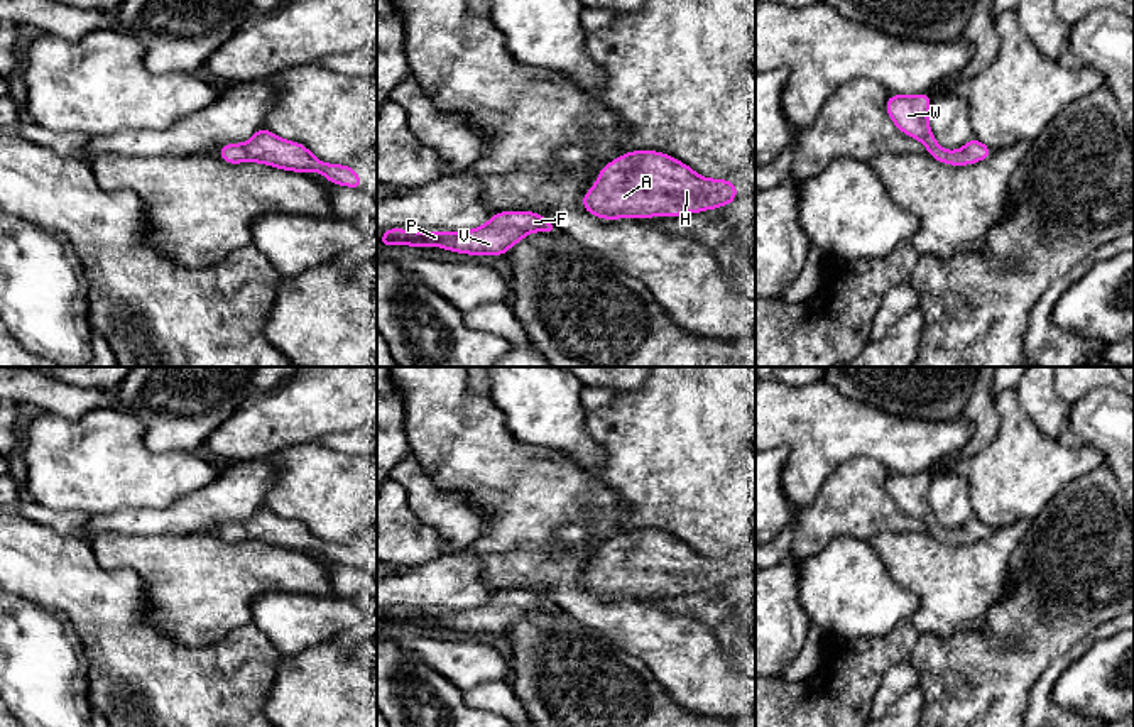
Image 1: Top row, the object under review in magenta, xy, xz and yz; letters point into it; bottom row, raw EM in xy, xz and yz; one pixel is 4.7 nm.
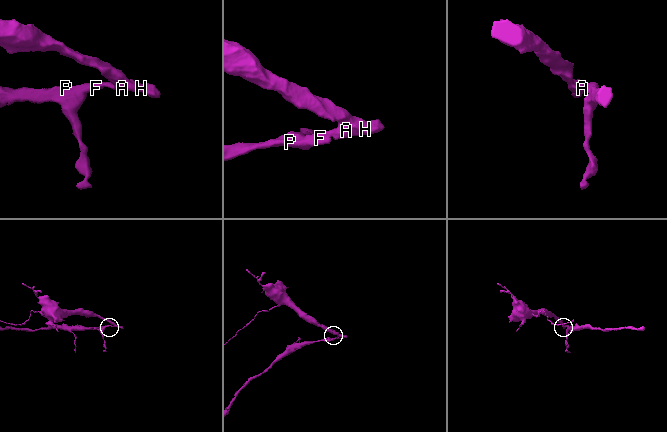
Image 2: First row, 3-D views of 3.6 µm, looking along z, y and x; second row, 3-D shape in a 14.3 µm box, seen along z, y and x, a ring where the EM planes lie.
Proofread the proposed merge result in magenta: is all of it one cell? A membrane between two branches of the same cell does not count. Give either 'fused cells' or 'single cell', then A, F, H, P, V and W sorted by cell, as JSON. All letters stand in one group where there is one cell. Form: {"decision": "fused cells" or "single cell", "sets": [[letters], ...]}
{"decision": "single cell", "sets": [["A", "F", "H", "P", "V", "W"]]}

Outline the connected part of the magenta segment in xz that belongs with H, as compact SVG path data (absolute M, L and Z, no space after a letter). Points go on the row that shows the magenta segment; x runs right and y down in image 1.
M635 150L608 162L581 205L603 220L647 218L700 213L737 196L728 179L706 179L671 156Z

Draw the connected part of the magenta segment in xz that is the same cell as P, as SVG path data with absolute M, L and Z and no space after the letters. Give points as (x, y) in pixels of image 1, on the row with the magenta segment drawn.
M500 211L483 227L466 232L384 230L377 245L434 245L458 254L505 255L531 232L558 233L558 227L532 211Z

